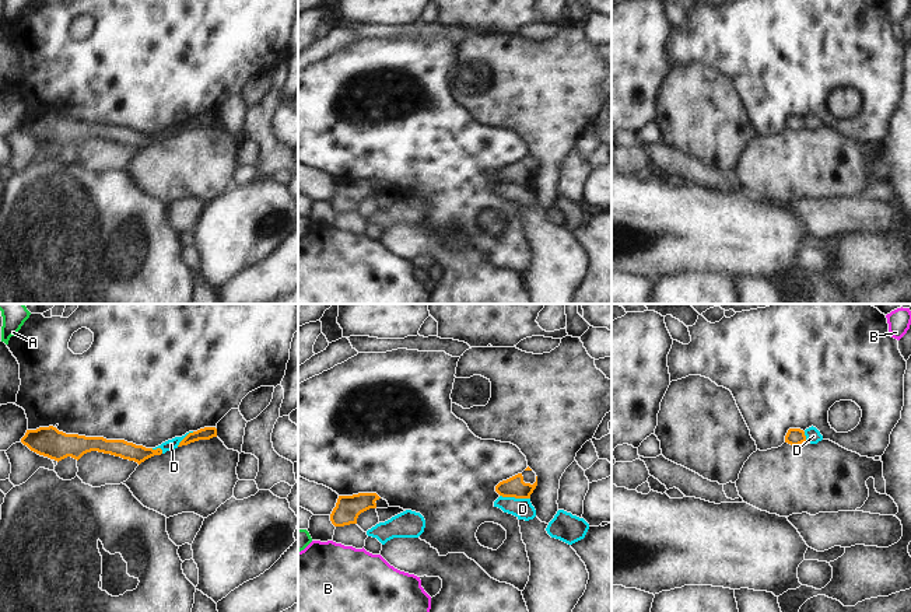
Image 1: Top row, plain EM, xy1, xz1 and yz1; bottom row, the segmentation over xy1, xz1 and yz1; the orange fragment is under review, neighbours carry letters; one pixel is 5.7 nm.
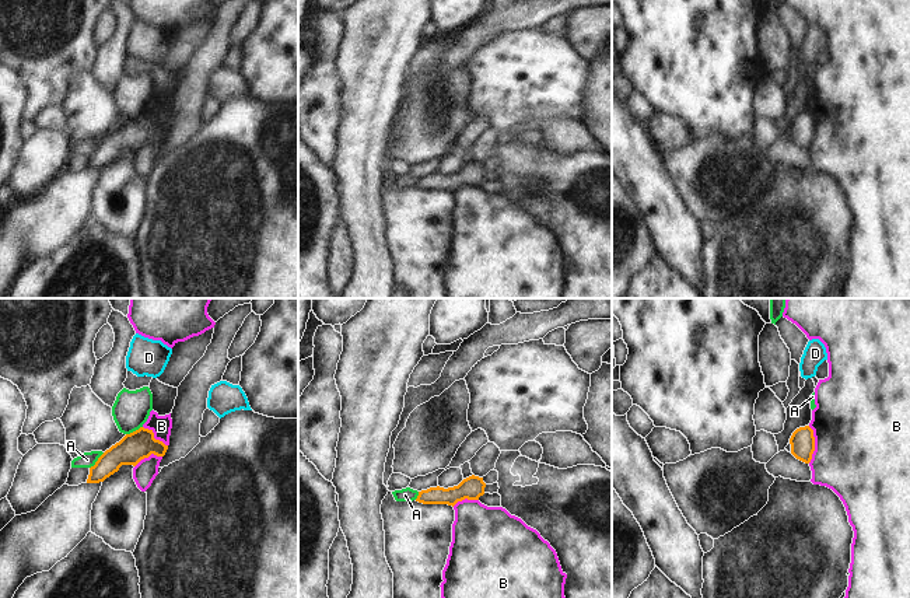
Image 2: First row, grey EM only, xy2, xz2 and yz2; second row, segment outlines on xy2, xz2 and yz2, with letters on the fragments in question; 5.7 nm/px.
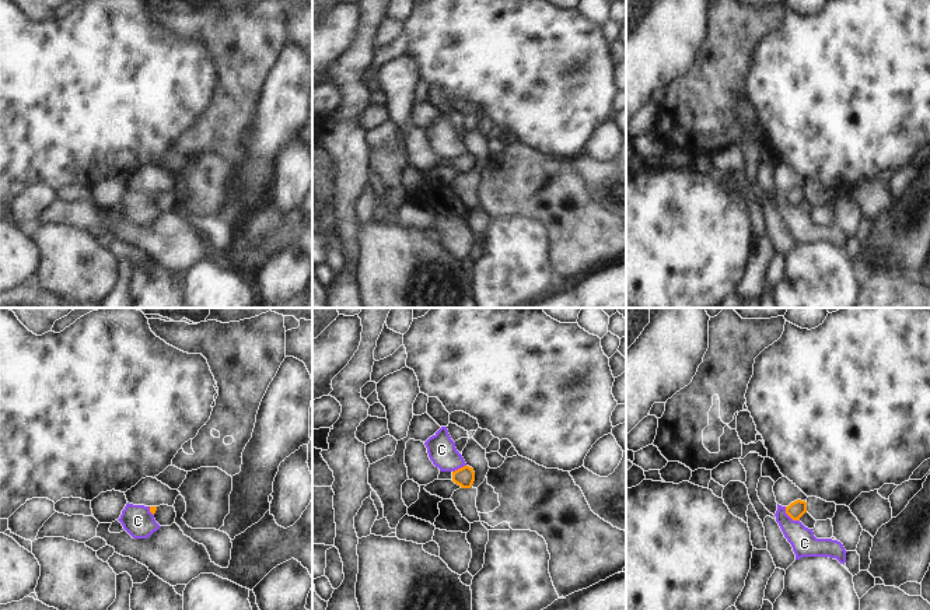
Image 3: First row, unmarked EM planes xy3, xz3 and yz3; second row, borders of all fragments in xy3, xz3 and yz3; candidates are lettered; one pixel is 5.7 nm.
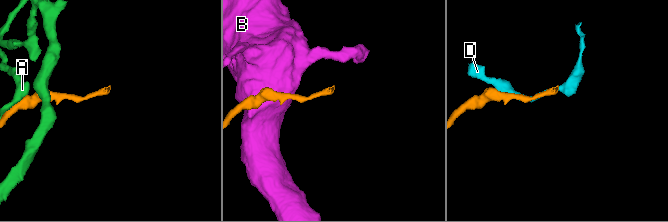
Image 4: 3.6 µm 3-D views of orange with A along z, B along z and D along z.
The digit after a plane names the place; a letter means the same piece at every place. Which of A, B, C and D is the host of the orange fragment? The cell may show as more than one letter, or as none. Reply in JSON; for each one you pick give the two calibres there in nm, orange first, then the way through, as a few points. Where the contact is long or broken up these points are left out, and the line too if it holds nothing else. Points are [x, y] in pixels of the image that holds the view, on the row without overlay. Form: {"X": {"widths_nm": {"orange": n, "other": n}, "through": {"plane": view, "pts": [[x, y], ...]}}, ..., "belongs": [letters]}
{"belongs": []}

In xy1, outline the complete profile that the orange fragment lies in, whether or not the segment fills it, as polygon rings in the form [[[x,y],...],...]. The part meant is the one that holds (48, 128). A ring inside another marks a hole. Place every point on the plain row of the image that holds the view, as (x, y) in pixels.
[[[53,112],[27,116],[21,129],[31,137],[57,148],[67,143],[78,147],[84,140],[98,137],[134,147],[140,151],[146,146],[162,140],[161,134],[146,134],[125,126],[106,126],[104,123],[66,120]]]

